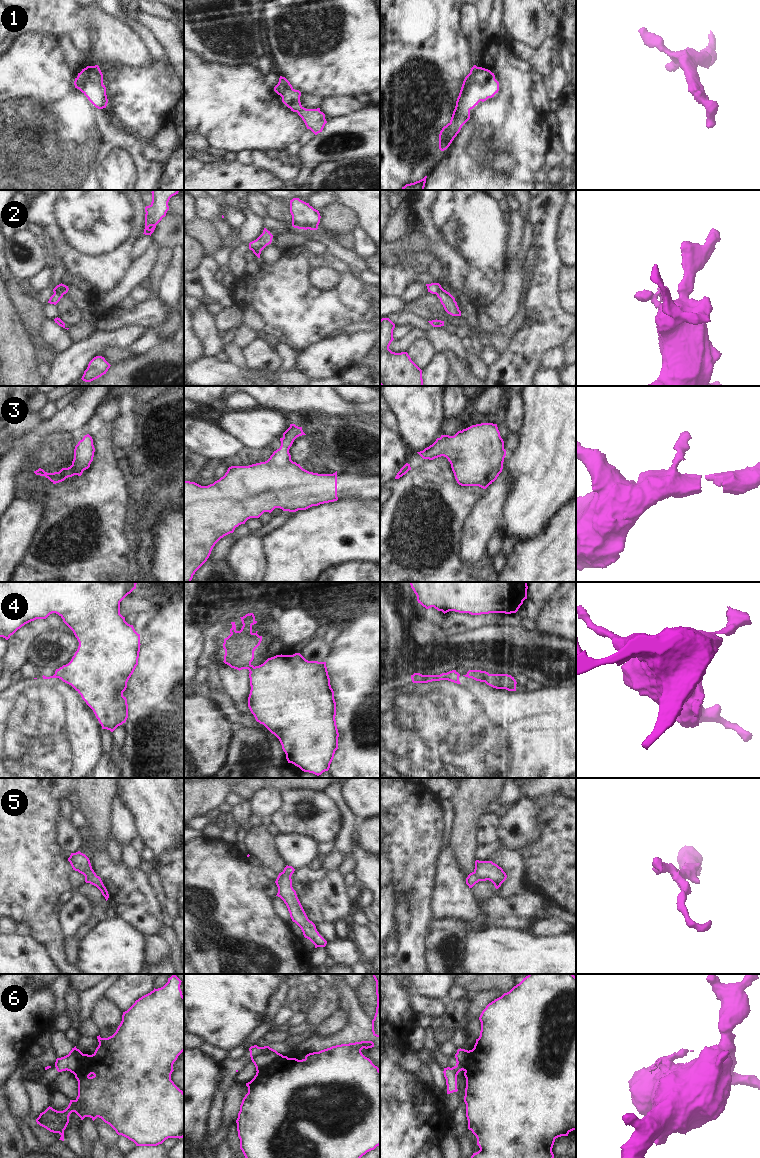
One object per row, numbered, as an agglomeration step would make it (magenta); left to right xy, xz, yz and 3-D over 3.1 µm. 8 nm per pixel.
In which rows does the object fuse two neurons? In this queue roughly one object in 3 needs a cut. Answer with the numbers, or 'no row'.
2, 4, 5, 6

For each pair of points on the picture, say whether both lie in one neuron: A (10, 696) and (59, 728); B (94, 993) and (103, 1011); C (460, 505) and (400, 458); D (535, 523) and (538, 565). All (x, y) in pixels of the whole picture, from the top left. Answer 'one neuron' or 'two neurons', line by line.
A: one neuron
B: two neurons
C: two neurons
D: two neurons

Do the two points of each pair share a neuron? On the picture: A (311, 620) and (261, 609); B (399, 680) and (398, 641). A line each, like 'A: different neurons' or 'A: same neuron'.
A: different neurons
B: different neurons

